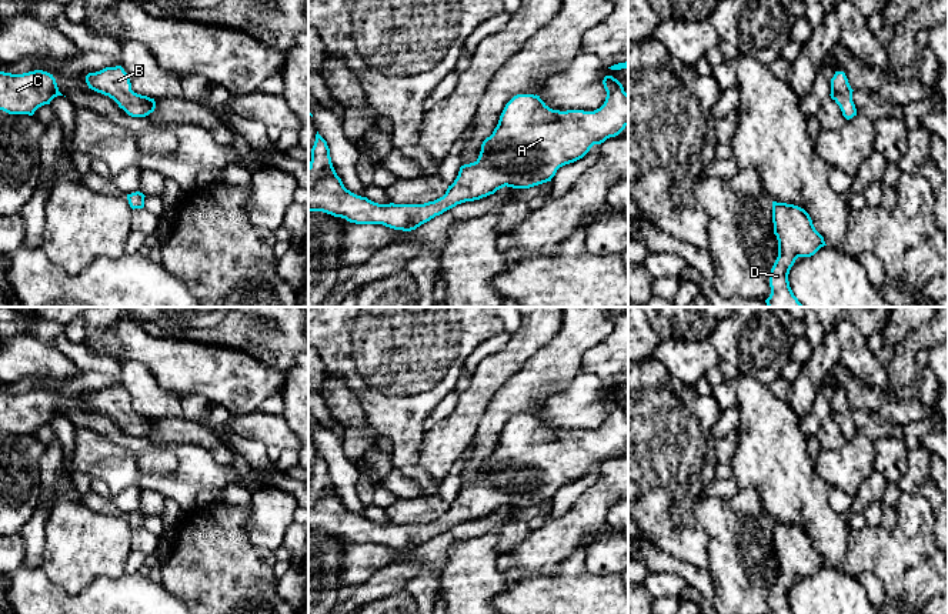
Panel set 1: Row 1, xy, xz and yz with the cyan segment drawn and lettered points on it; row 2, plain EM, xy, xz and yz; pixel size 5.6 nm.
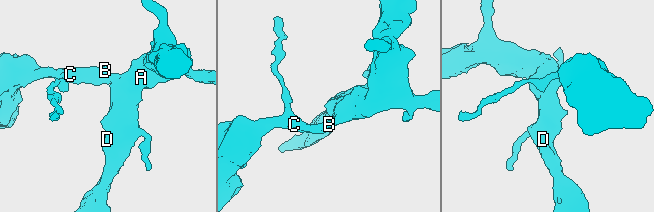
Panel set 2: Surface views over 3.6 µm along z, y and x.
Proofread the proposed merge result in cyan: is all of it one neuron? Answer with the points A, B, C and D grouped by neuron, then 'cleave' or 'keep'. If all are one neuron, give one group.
A B C D | keep

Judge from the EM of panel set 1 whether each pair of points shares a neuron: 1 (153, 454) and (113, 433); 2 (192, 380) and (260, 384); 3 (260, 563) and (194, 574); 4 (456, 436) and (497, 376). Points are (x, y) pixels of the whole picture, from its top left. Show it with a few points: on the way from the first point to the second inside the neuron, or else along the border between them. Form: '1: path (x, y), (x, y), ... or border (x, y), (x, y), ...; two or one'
1: path (143, 447), (123, 437); one
2: path (209, 380), (243, 381); one
3: path (244, 574), (210, 574); one
4: path (463, 421), (473, 401), (483, 390); one

